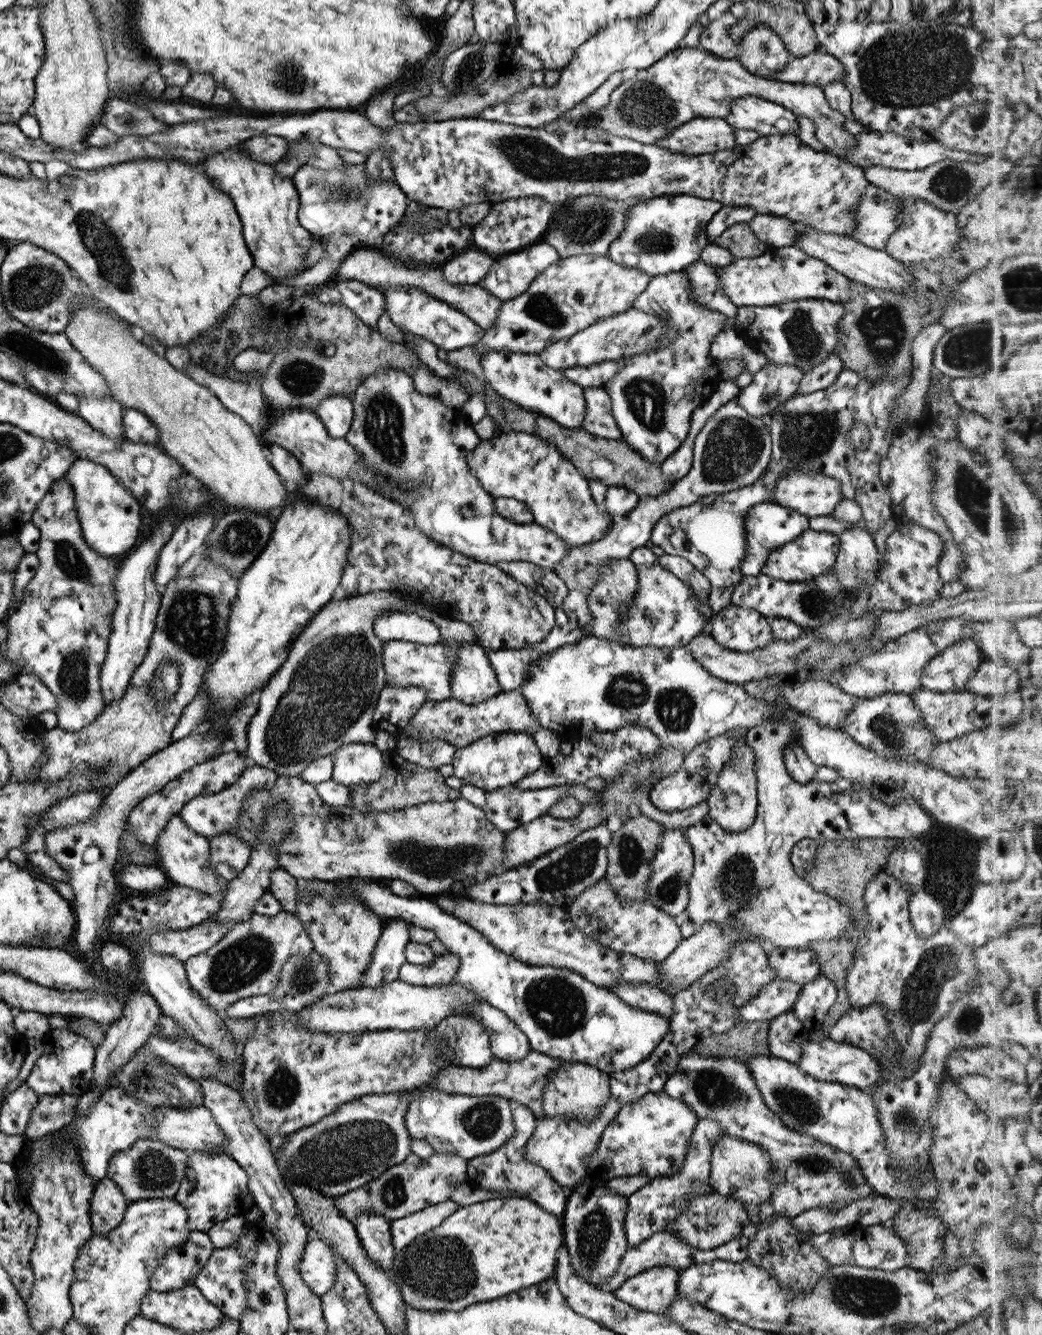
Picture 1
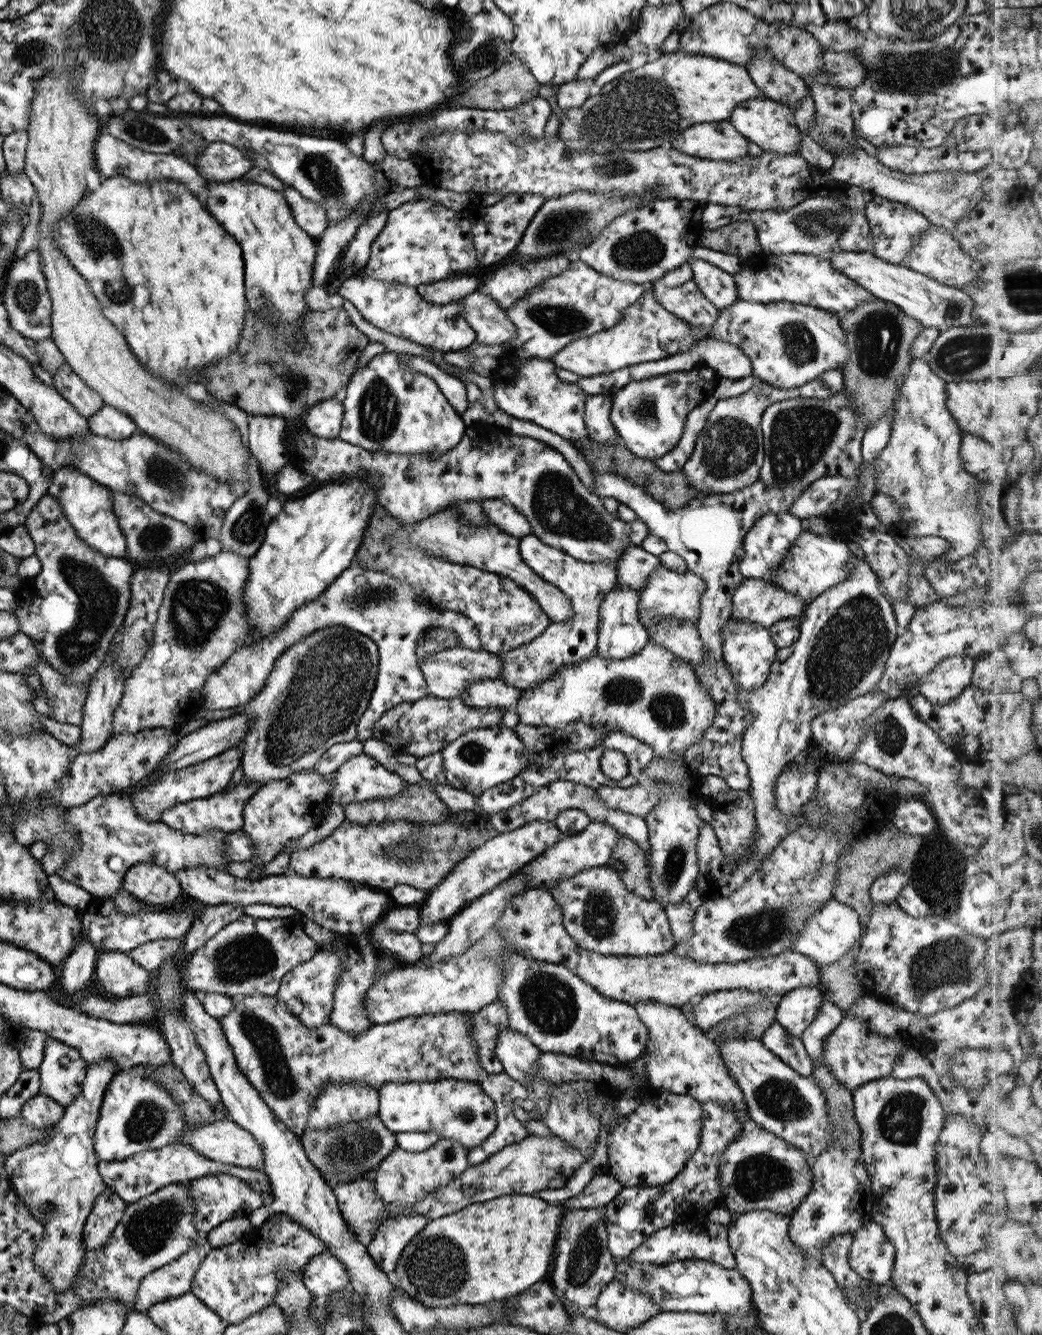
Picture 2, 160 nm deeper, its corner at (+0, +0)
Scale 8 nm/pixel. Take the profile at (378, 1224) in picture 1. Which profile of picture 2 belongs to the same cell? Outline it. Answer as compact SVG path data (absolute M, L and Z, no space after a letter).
M373 1171L367 1172L365 1175L362 1174L353 1178L352 1181L337 1183L332 1188L340 1214L352 1226L352 1230L355 1232L358 1241L365 1245L373 1238L376 1228L381 1222L382 1208L384 1205L373 1186L372 1175Z

